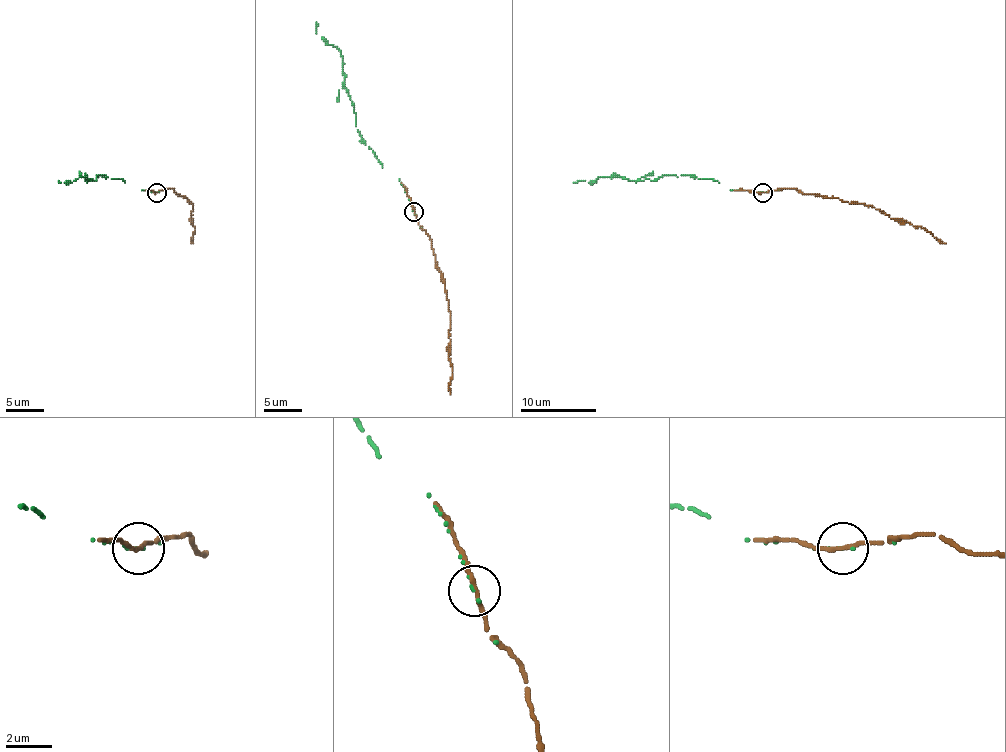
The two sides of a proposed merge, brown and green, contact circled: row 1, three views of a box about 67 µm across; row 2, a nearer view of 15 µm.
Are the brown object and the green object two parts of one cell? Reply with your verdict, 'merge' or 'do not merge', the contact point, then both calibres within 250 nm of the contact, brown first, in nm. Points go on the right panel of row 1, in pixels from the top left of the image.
merge; place (763, 192); calibres 180 and 130 nm

